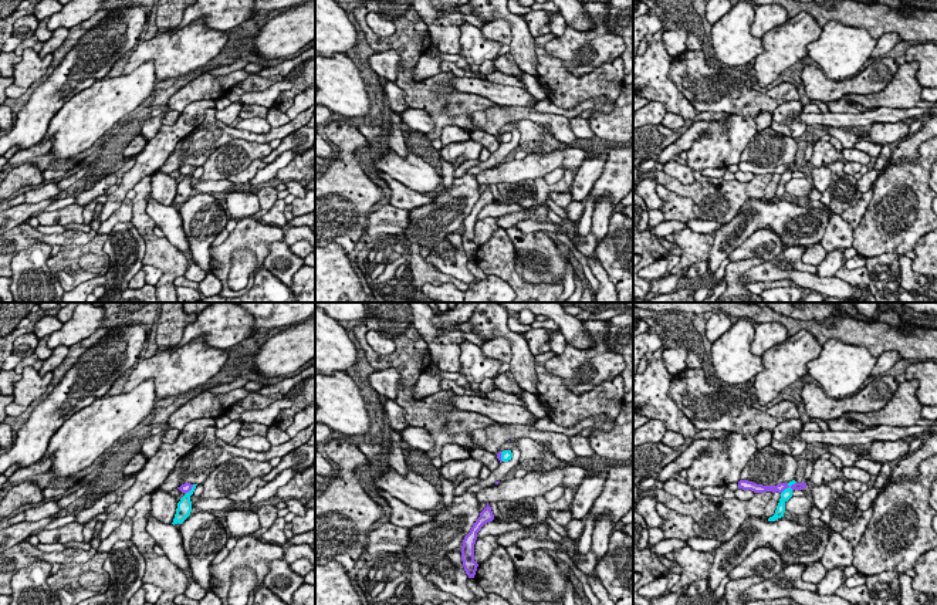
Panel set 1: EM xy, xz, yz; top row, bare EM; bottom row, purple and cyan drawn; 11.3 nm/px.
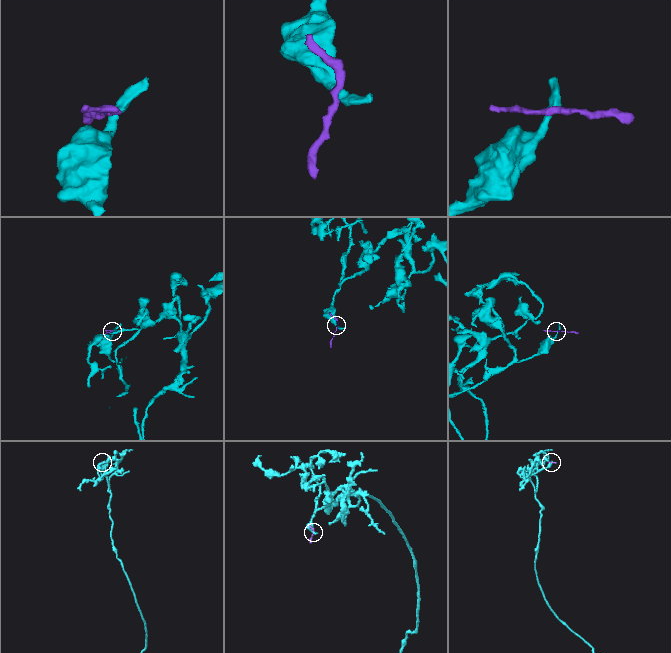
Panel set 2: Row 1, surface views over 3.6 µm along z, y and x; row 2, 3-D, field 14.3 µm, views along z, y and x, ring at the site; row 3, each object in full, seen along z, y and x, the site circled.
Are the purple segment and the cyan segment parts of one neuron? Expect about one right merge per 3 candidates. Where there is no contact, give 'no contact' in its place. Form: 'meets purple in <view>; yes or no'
meets purple in yz; no

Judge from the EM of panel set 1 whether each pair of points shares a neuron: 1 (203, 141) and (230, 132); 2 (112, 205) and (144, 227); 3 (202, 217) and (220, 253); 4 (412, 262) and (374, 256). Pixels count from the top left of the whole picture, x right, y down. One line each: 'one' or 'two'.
1: one
2: two
3: two
4: one

